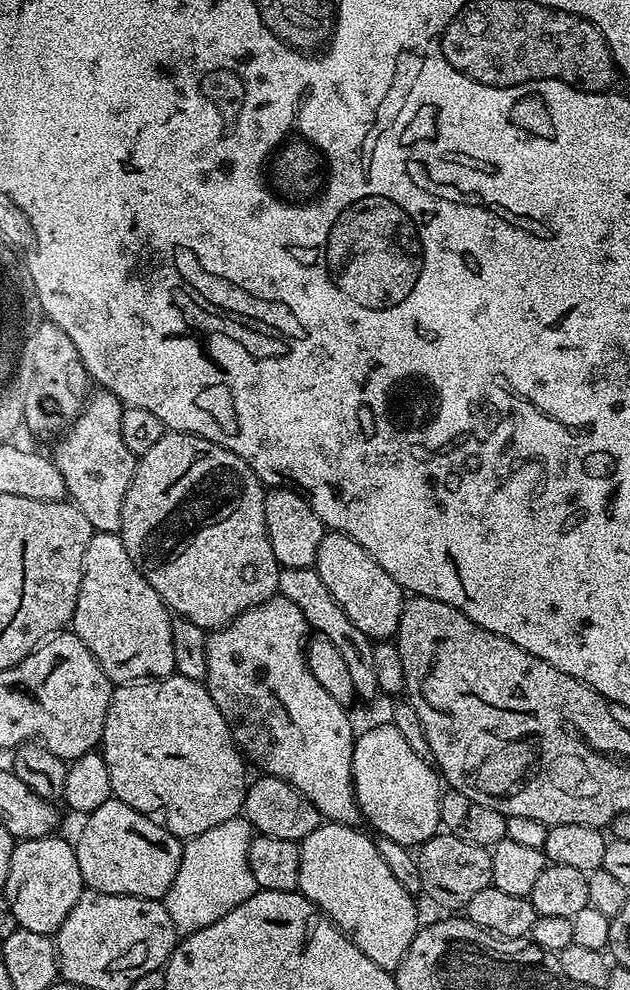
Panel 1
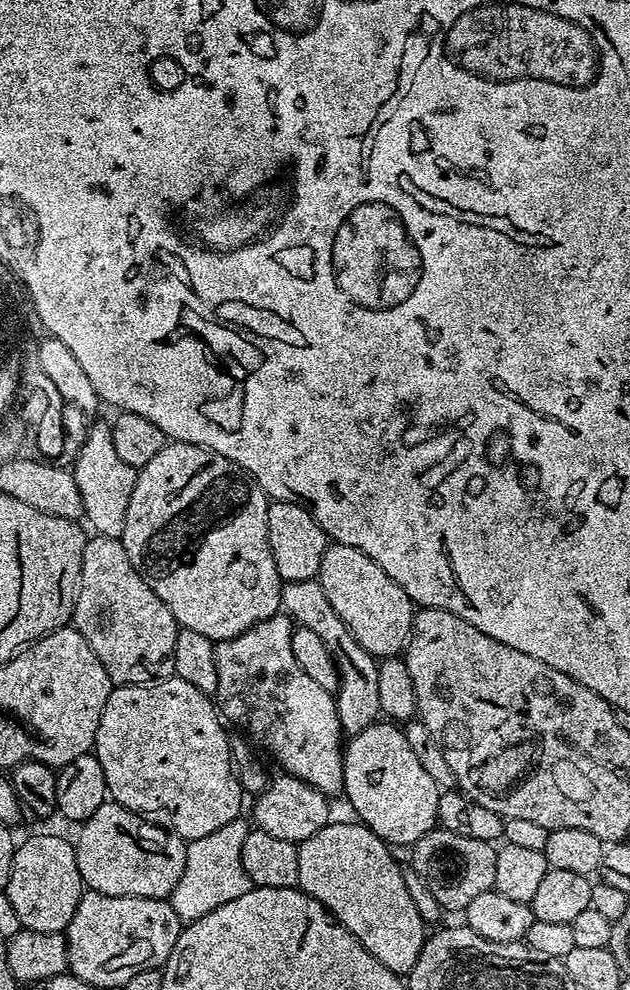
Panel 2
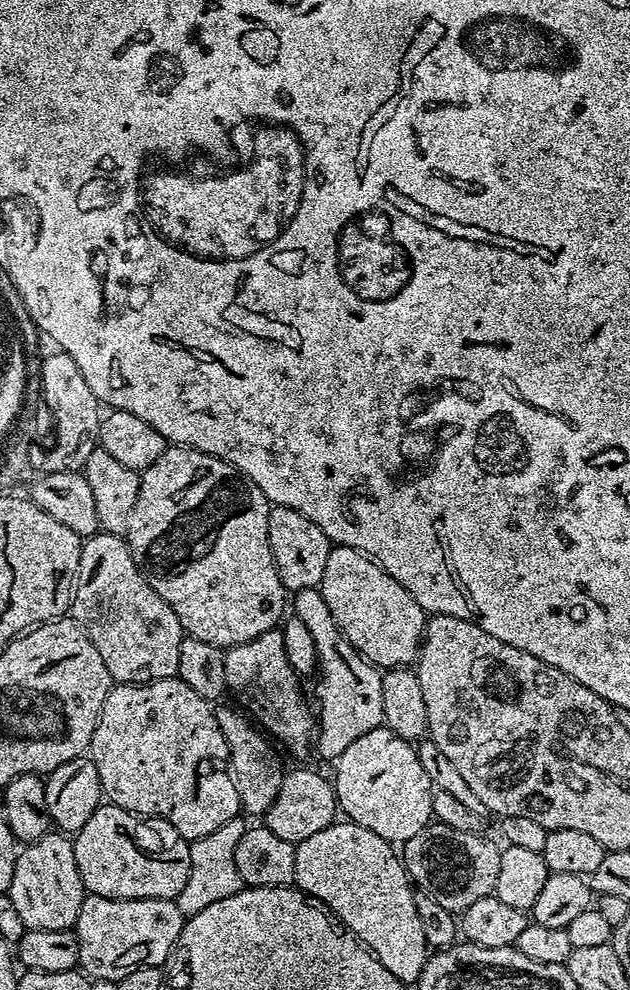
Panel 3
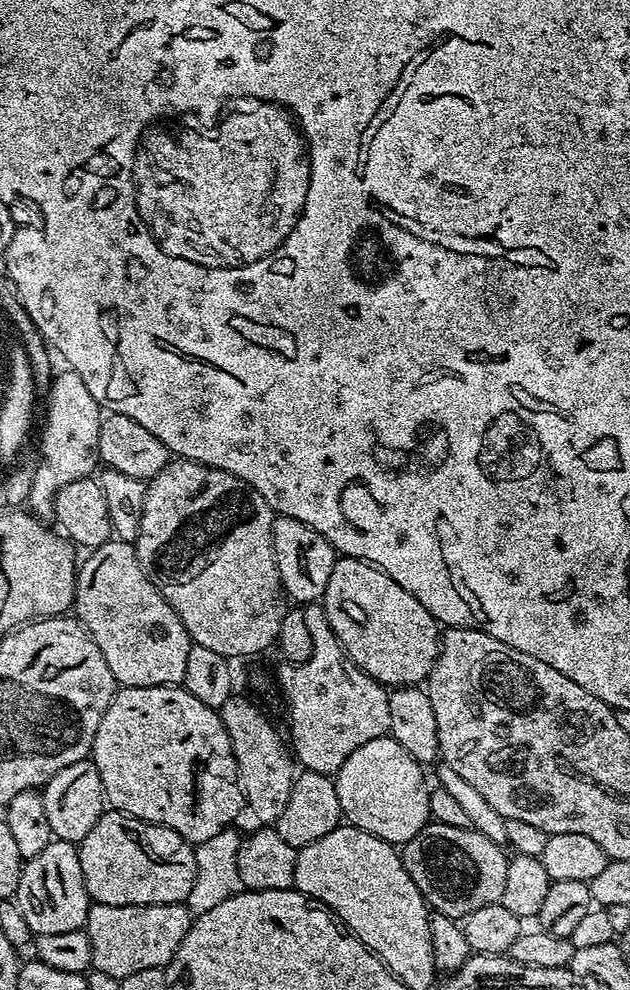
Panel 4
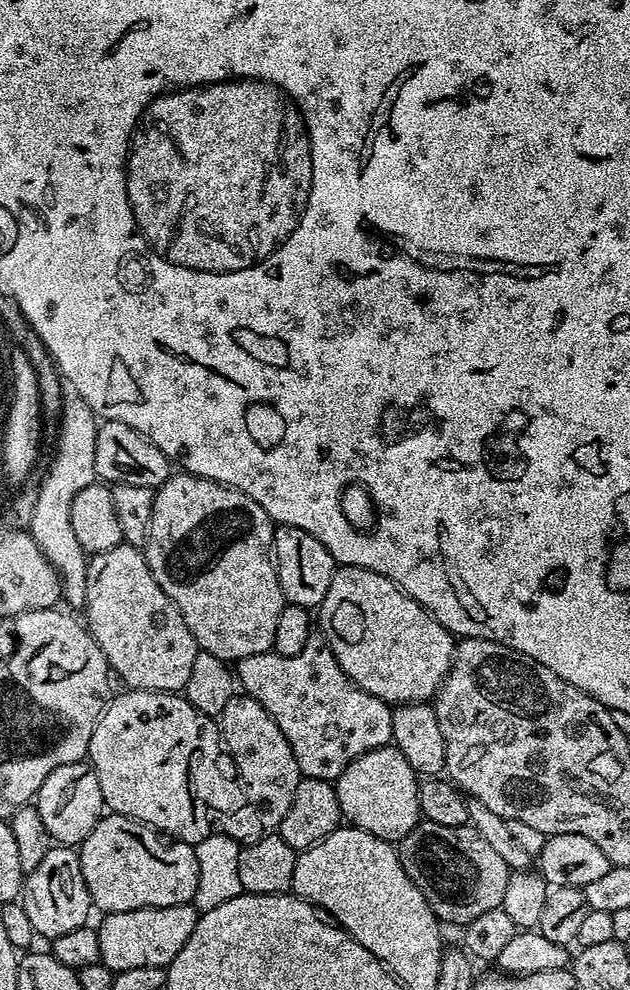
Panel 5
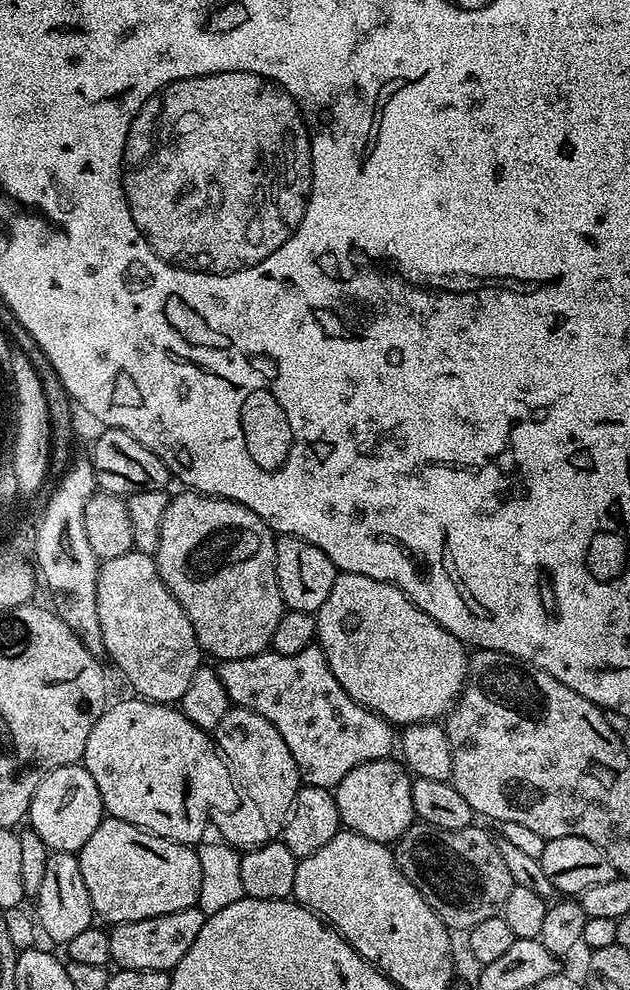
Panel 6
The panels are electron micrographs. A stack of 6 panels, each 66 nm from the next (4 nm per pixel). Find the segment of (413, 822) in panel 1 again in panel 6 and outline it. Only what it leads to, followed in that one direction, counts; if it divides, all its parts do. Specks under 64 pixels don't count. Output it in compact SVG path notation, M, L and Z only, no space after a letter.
M392 758L367 761L362 766L350 770L346 778L336 785L334 795L337 804L337 812L340 815L340 823L349 832L356 832L362 838L373 839L374 842L391 845L400 839L400 835L406 831L414 822L412 810L412 789L413 777L406 771L403 763L395 762Z

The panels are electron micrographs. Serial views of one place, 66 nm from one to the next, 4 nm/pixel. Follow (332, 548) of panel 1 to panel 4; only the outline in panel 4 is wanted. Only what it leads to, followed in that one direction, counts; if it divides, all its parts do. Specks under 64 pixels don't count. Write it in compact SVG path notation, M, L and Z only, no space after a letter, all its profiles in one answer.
M340 556L334 562L334 570L330 570L322 603L330 630L334 630L344 648L350 648L344 652L367 676L385 686L416 686L427 681L440 653L441 625L414 594L402 590L382 569L365 560L355 560L353 556Z

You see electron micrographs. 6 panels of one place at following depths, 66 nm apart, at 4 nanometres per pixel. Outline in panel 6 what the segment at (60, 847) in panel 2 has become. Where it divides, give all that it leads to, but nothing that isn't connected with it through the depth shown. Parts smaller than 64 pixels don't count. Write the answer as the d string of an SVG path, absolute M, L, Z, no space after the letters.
M52 852L49 857L36 888L34 919L43 935L45 932L54 943L66 946L76 935L82 934L82 930L93 927L94 913L86 882L82 882L79 859L70 852Z

